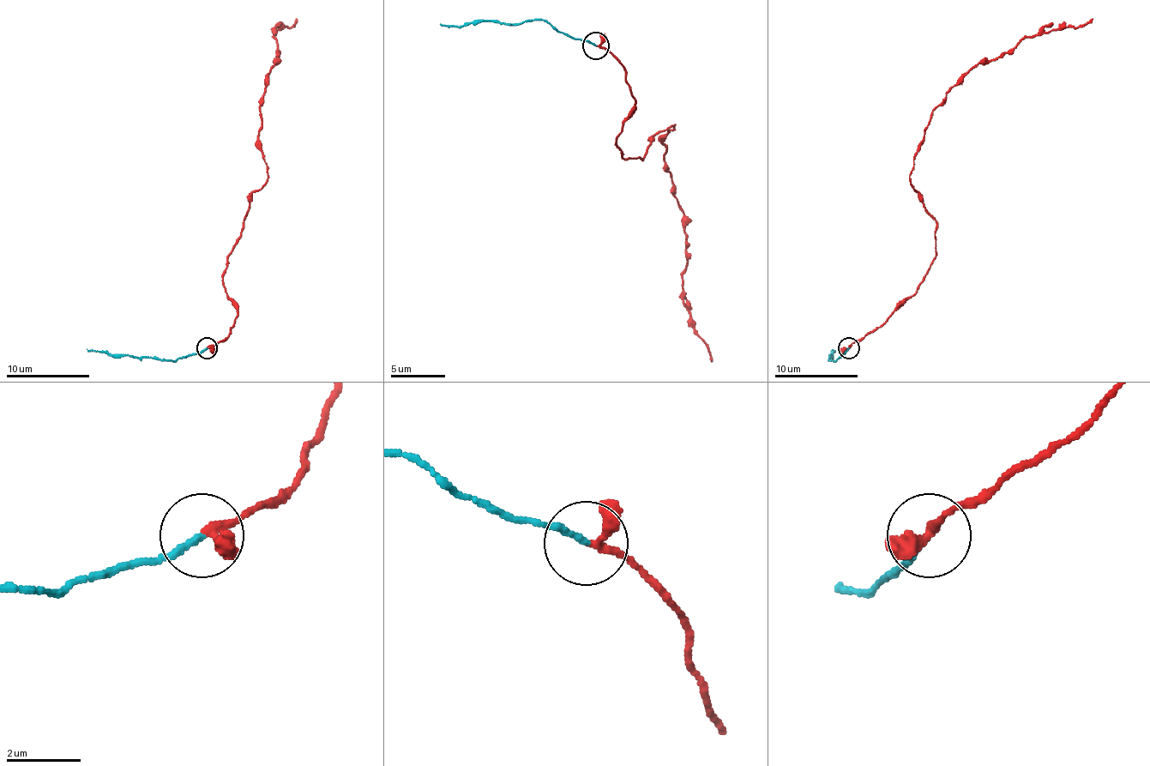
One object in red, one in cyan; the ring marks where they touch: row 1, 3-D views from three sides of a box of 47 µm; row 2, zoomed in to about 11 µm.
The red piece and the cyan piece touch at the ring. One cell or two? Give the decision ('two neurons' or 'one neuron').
two neurons

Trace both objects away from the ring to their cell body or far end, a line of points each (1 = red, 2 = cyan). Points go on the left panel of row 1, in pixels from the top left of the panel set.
1: (207, 348), (228, 336), (237, 317), (222, 281), (249, 196), (268, 177), (257, 137), (274, 37), (298, 18)
2: (207, 348), (170, 361), (111, 355), (86, 348)

